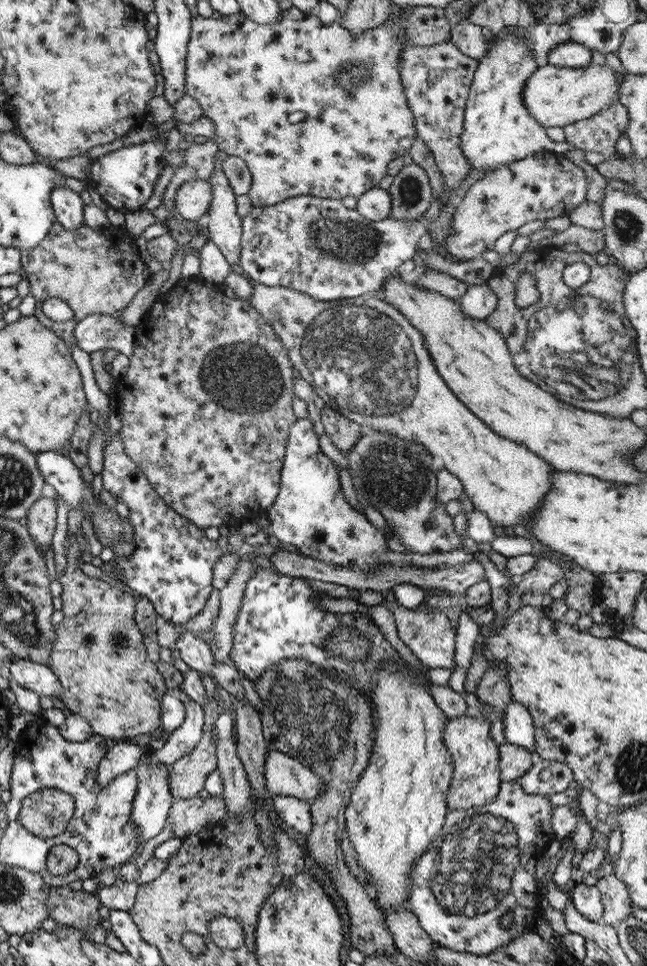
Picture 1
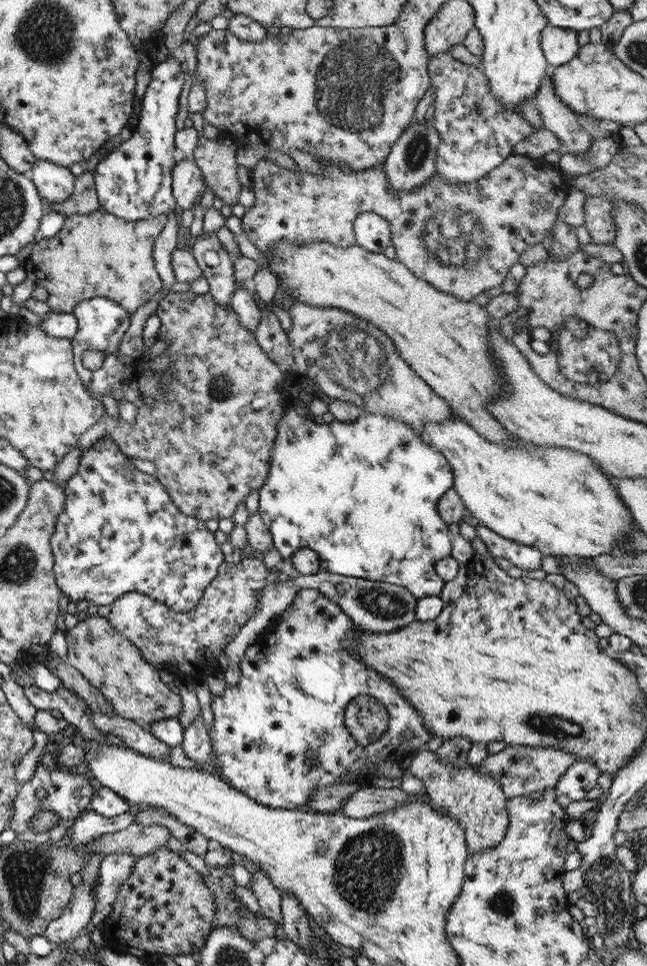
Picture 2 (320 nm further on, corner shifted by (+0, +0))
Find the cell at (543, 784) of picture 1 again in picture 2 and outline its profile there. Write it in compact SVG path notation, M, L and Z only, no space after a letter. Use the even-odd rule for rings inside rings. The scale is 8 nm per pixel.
M577 760L560 776L553 788L554 792L564 802L582 800L583 796L596 786L595 782L599 774L594 762Z

